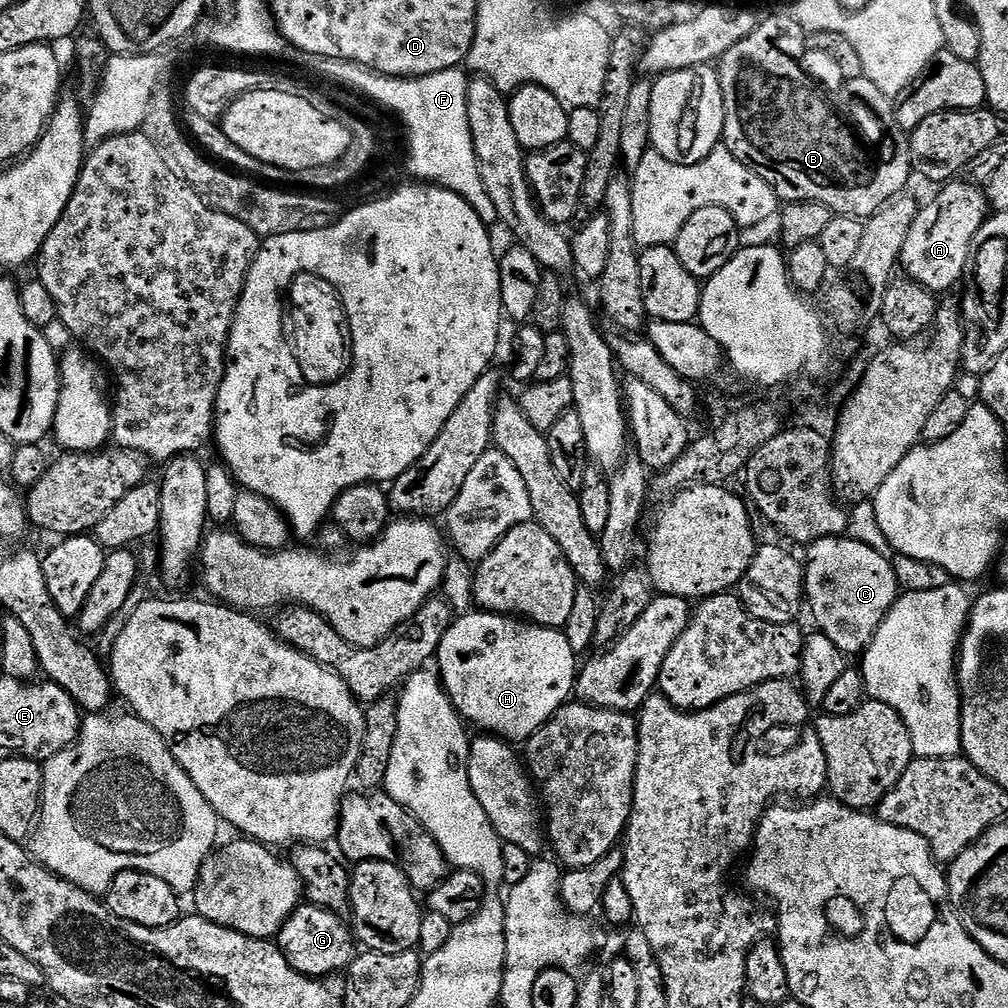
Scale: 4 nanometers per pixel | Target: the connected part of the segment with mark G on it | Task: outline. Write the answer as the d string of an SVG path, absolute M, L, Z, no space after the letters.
M301 902L292 911L290 918L286 918L278 933L278 947L286 962L294 966L294 970L298 970L303 976L313 978L328 978L324 976L332 976L335 972L343 973L358 955L358 941L349 921L339 912L332 912L329 908L323 908L311 902Z

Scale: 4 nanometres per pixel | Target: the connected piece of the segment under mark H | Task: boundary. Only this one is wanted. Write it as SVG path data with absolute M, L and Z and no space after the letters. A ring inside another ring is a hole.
M472 610L457 615L434 657L435 663L440 663L438 675L444 691L461 717L469 725L477 724L481 733L509 742L527 742L559 708L569 703L576 687L576 652L564 634L561 629L544 628L512 614Z

